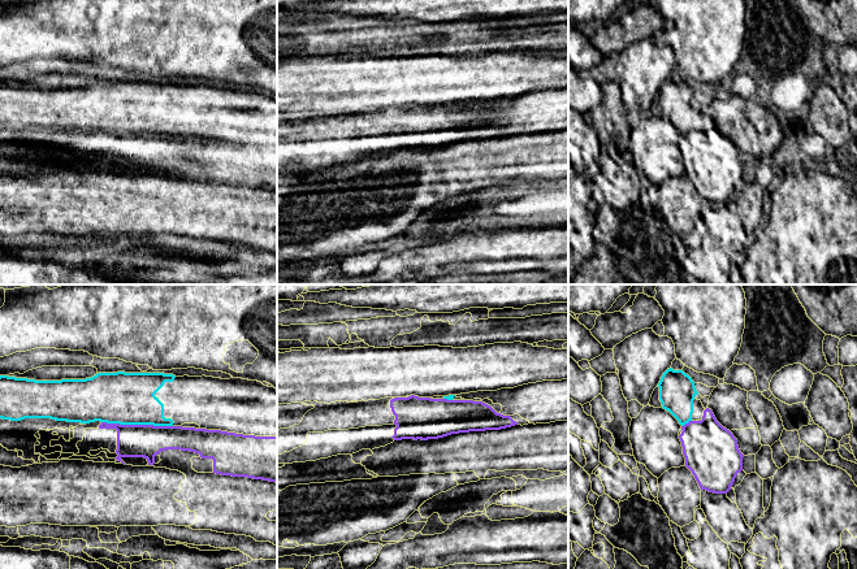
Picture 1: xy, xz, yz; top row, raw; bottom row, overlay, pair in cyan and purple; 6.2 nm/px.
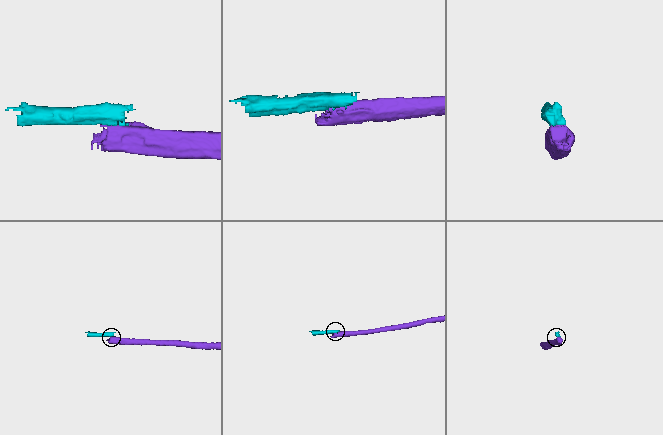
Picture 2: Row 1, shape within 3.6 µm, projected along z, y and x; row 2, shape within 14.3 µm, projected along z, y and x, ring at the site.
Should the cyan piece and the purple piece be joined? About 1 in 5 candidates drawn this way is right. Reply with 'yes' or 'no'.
no

